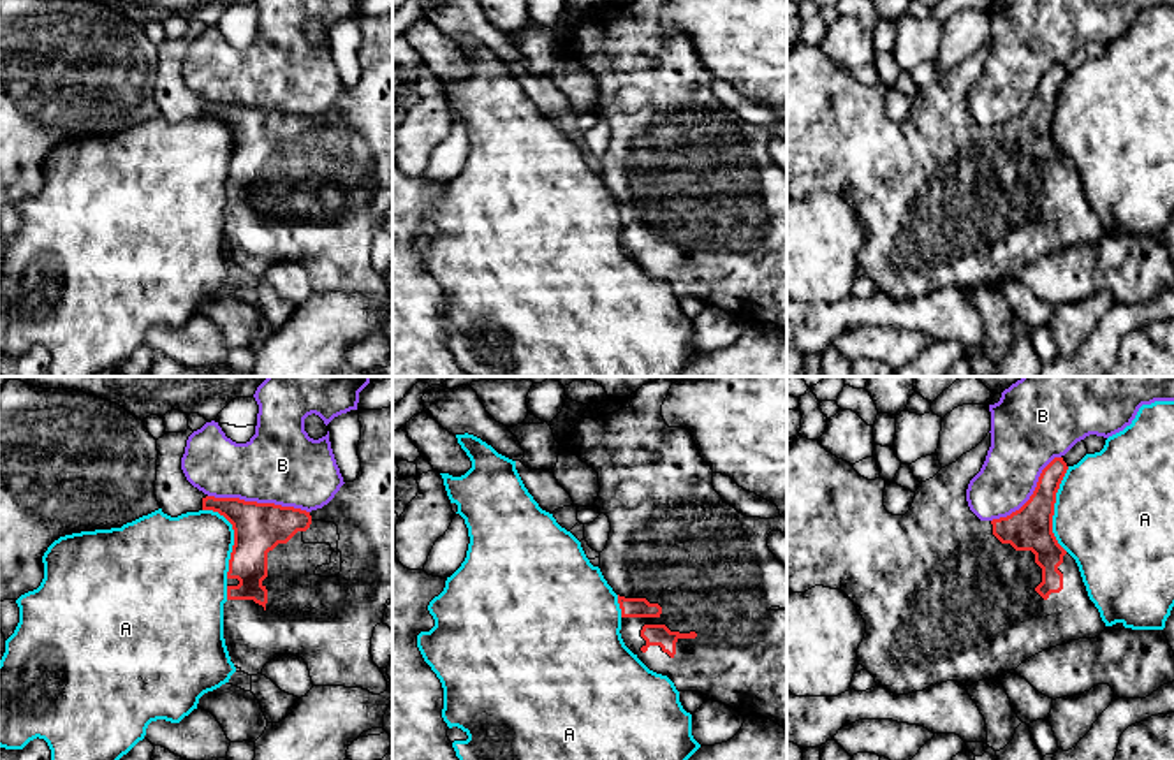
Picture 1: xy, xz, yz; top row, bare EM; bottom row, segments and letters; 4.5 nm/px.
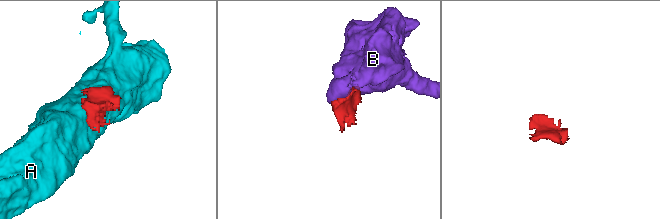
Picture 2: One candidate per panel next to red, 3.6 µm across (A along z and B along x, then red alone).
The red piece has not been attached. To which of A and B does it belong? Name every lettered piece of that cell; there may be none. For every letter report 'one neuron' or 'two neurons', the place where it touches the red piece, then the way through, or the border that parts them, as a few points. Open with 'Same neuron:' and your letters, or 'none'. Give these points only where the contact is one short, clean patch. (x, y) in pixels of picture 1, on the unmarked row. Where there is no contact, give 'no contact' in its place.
Same neuron: none
A: two neurons; meets red in yz at (1053, 115)
B: two neurons; meets red in xy at (259, 109)

